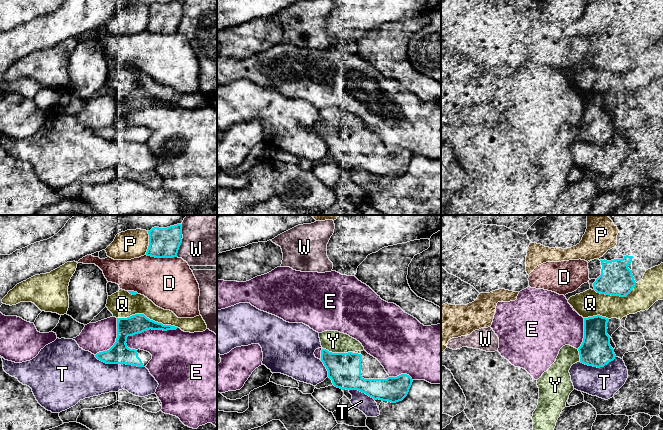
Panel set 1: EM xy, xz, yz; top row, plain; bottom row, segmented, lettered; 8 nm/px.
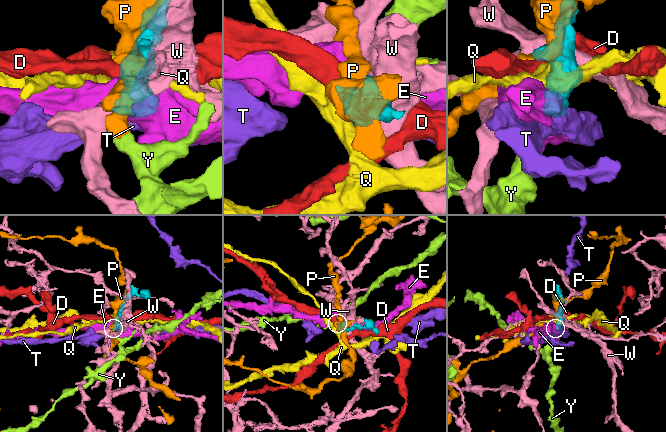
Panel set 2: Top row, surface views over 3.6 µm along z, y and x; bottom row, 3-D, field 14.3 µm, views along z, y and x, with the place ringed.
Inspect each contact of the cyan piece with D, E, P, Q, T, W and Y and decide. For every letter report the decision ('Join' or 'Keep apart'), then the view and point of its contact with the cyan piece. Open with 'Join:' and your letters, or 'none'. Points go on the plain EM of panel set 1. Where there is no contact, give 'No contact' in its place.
Join: Y
D: Keep apart. Touches cyan at xy (161, 33)
E: Keep apart. Touches cyan at xy (147, 105)
P: Keep apart. Touches cyan at xy (149, 19)
Q: Keep apart. Touches cyan at xy (148, 94)
T: Keep apart. Touches cyan at xy (119, 139)
W: Keep apart. Touches cyan at xy (178, 24)
Y: Join. Touches cyan at xz (337, 129)

